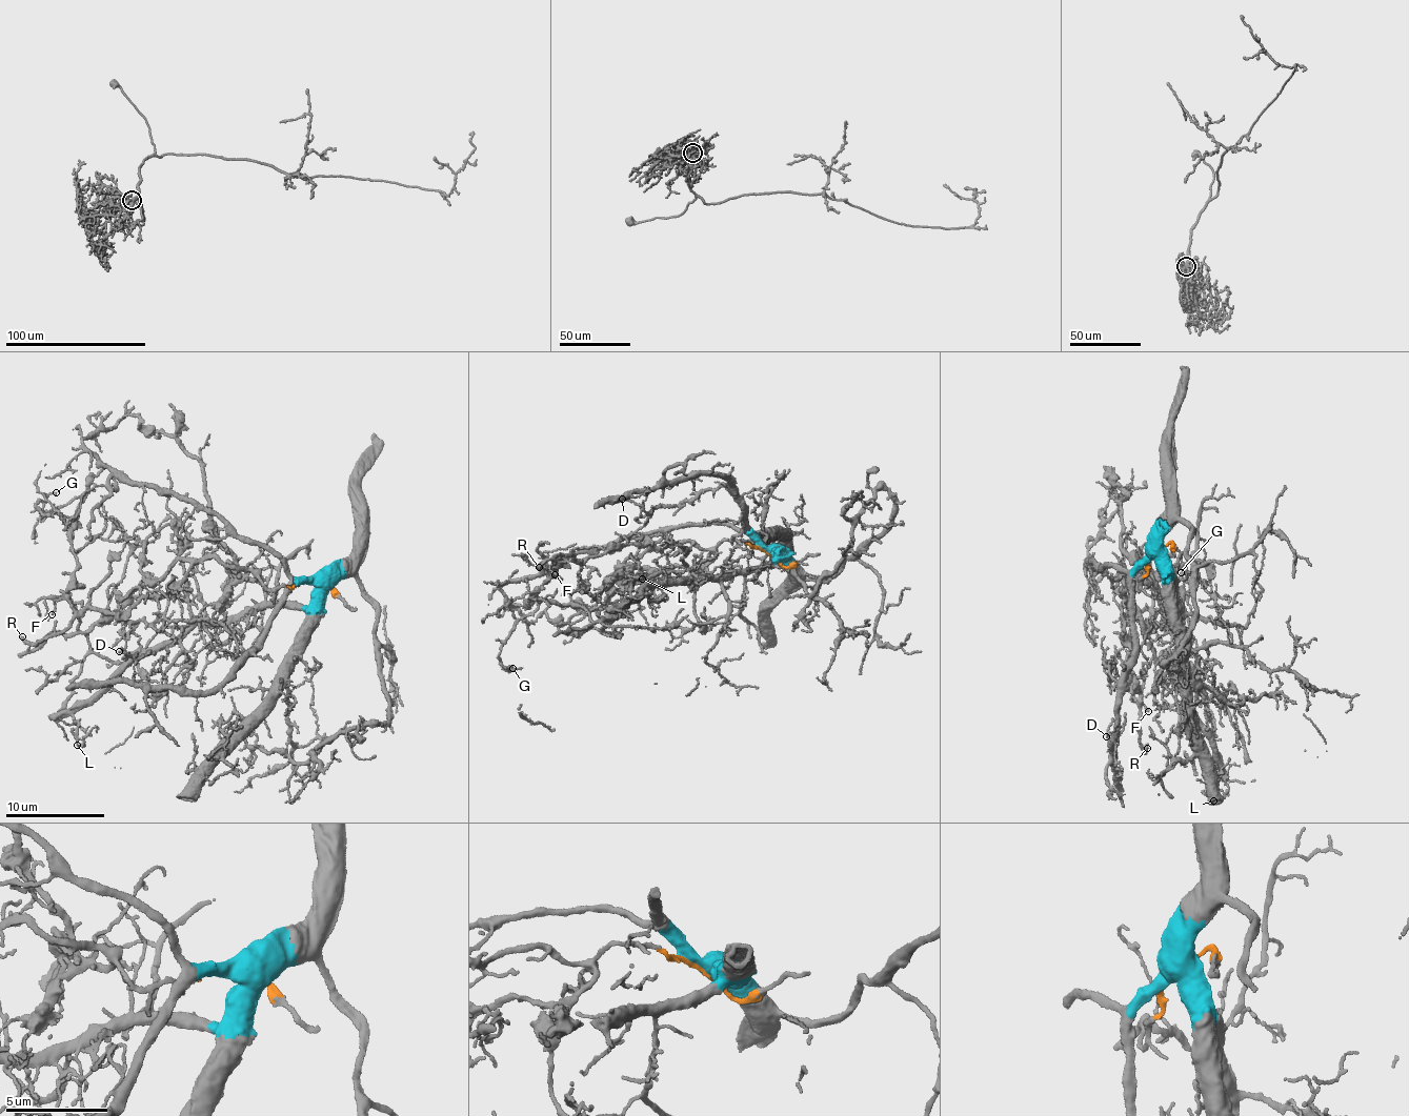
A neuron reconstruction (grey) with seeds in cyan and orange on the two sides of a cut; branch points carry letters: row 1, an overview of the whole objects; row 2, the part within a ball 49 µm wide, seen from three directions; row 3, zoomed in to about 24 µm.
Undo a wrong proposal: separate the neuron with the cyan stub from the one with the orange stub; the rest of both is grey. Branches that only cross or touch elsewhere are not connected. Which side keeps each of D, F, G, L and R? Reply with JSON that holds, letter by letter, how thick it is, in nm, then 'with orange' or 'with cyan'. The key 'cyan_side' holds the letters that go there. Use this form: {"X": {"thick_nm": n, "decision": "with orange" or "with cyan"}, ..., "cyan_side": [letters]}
{"D": {"thick_nm": 150, "decision": "with cyan"}, "F": {"thick_nm": 130, "decision": "with orange"}, "G": {"thick_nm": 90, "decision": "with orange"}, "L": {"thick_nm": 170, "decision": "with cyan"}, "R": {"thick_nm": 180, "decision": "with orange"}, "cyan_side": ["D", "L"]}

